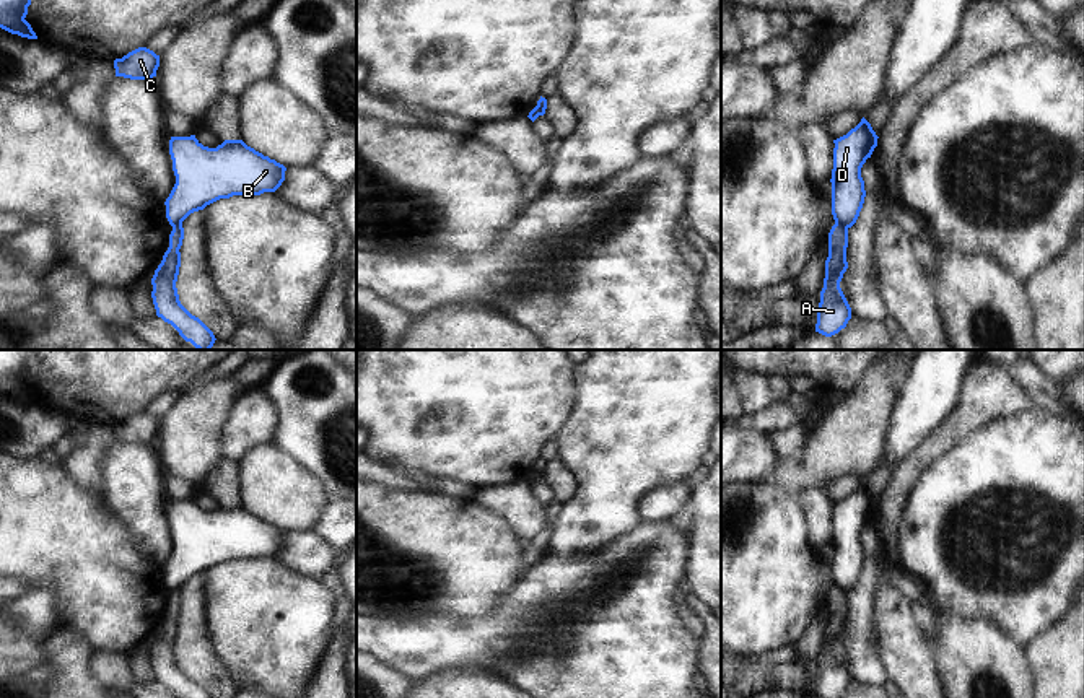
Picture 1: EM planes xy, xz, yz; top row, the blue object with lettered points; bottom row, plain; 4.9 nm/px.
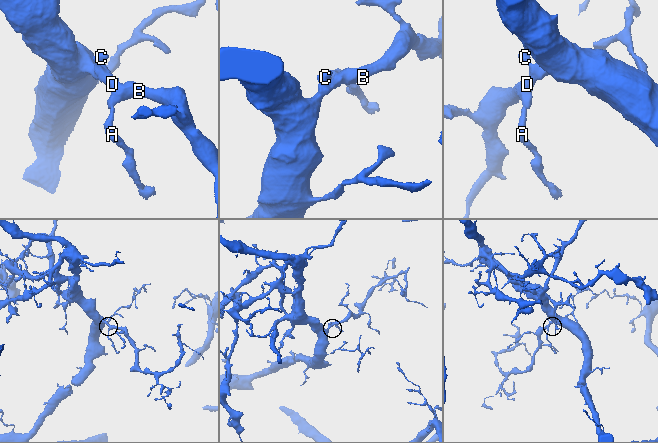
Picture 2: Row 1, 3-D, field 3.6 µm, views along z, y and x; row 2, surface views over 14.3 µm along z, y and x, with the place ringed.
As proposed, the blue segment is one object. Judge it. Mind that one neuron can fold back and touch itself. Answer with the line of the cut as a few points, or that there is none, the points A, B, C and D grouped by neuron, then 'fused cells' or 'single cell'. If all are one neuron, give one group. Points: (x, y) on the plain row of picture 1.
yz (835, 588), (847, 593) | A / B C D | fused cells

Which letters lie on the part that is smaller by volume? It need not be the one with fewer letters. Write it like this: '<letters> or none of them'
A

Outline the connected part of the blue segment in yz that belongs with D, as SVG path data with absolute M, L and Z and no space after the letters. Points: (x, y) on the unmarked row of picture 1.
M863 482L846 500L833 504L832 579L835 589L851 592L863 573L866 555L861 532L877 511L877 500Z

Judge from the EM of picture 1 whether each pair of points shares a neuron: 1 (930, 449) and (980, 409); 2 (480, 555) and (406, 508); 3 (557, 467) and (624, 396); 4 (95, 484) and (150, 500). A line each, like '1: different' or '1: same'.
1: same
2: same
3: different
4: different

